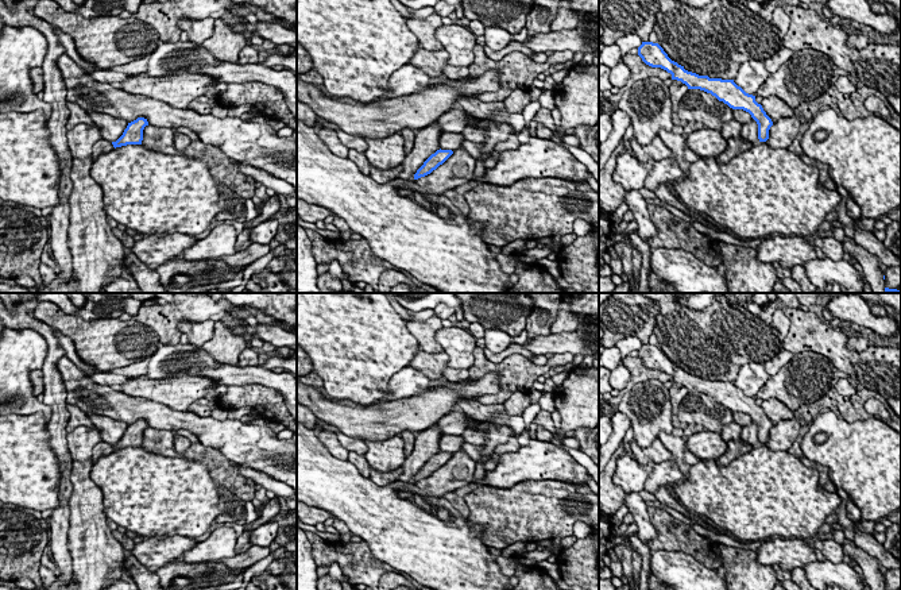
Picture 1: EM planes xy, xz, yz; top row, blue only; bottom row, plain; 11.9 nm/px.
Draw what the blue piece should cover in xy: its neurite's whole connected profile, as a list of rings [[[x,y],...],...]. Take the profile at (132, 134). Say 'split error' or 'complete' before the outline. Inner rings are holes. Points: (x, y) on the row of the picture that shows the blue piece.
complete; [[[138,117],[136,120],[128,123],[123,135],[116,142],[112,142],[113,147],[116,149],[127,144],[142,144],[143,130],[146,126],[148,126],[148,122],[144,117]]]

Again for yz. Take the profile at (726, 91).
complete; [[[642,42],[638,55],[651,68],[661,68],[672,74],[672,80],[681,81],[688,89],[700,89],[715,96],[732,109],[743,109],[751,115],[758,124],[758,139],[766,142],[769,130],[773,126],[762,105],[755,101],[755,96],[746,93],[734,80],[709,78],[688,72],[684,66],[672,61],[658,43]]]

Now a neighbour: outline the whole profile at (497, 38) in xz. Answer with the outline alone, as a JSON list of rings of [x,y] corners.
[[[486,27],[484,38],[486,46],[496,51],[511,42],[511,34],[502,27]]]

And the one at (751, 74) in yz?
[[[749,59],[739,65],[734,82],[746,93],[755,96],[769,74],[763,61]]]

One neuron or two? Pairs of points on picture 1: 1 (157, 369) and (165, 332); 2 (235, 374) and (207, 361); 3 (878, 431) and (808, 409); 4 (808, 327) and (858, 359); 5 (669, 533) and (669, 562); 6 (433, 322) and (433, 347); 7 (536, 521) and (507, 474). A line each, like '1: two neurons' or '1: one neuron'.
1: two neurons
2: two neurons
3: two neurons
4: one neuron
5: two neurons
6: one neuron
7: two neurons

